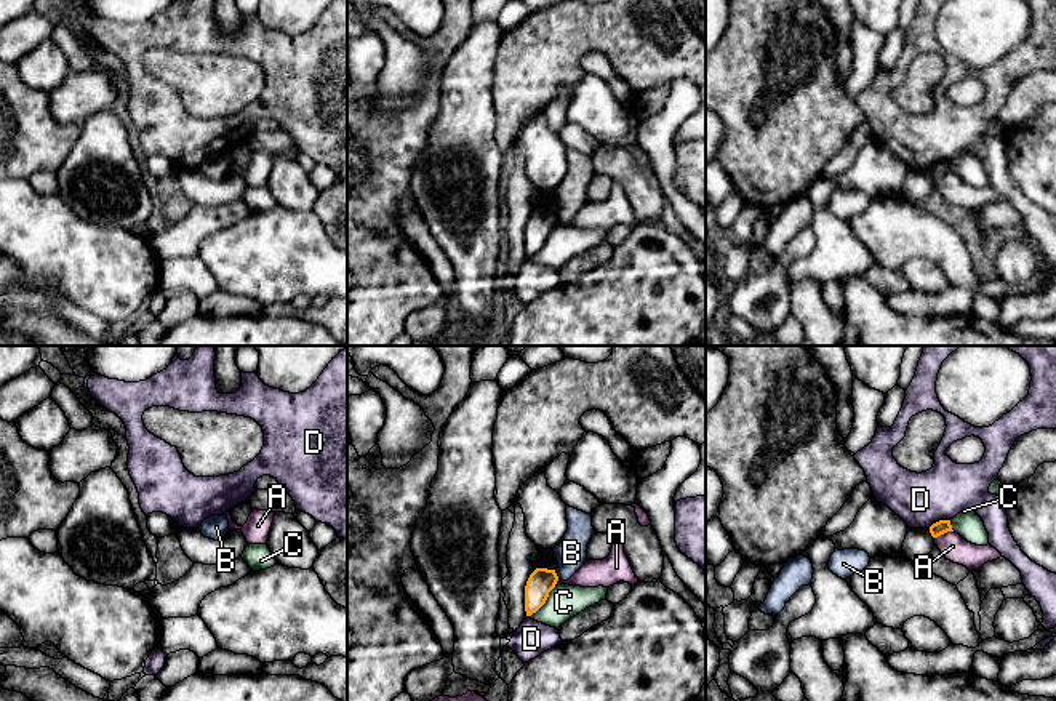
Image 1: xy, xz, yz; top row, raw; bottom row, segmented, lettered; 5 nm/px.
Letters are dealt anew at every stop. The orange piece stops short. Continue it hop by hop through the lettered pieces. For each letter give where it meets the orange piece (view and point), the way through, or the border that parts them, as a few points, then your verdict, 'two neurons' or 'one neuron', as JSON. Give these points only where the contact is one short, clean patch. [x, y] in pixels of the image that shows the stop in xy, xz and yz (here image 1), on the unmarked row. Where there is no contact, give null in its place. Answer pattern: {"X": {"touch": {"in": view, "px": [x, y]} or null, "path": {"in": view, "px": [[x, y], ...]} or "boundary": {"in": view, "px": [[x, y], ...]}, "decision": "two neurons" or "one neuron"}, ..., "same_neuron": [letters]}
{"A": {"touch": {"in": "yz", "px": [943, 175]}, "decision": "two neurons"}, "B": {"touch": {"in": "xz", "px": [556, 216]}, "boundary": {"in": "xz", "px": [[554, 212], [559, 220]]}, "decision": "two neurons"}, "C": {"touch": {"in": "xz", "px": [544, 244]}, "boundary": {"in": "xz", "px": [[556, 228], [548, 240], [528, 258]]}, "decision": "two neurons"}, "D": {"touch": {"in": "yz", "px": [940, 162]}, "decision": "two neurons"}, "same_neuron": []}

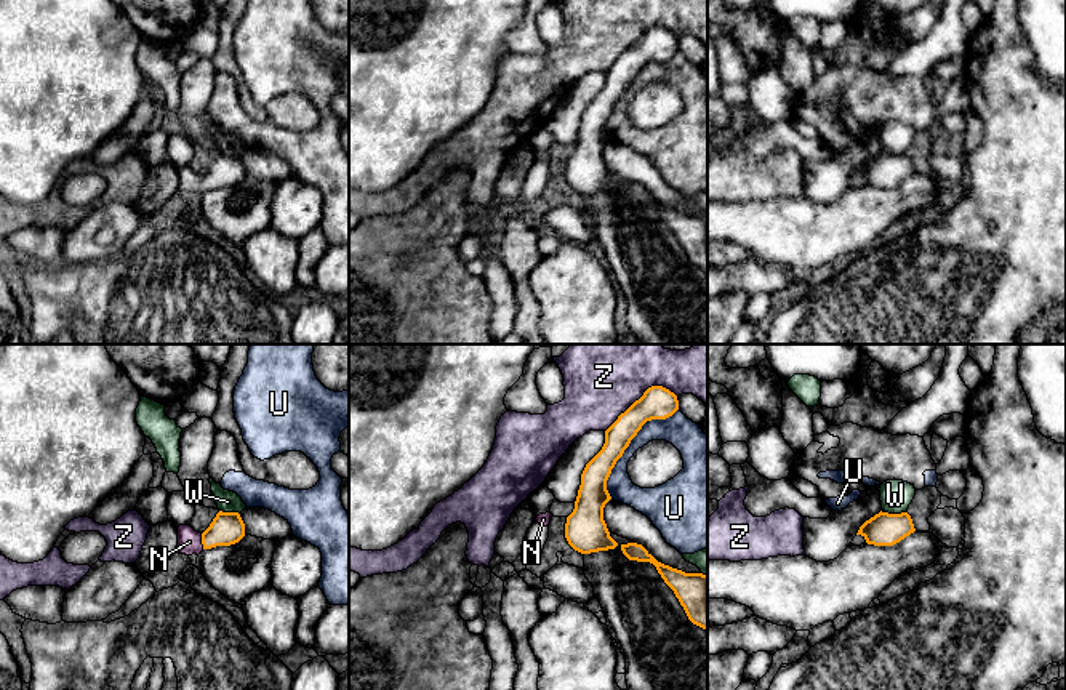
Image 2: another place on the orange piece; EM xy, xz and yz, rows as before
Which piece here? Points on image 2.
{"N": {"touch": {"in": "xy", "px": [202, 183]}, "path": {"in": "xy", "px": [[226, 170], [202, 183], [189, 183]]}, "decision": "one neuron"}, "U": {"touch": {"in": "xz", "px": [628, 87]}, "decision": "two neurons"}, "W": {"touch": {"in": "yz", "px": [897, 156]}, "decision": "two neurons"}, "Z": {"touch": {"in": "xz", "px": [642, 37]}, "decision": "two neurons"}, "same_neuron": ["N"]}

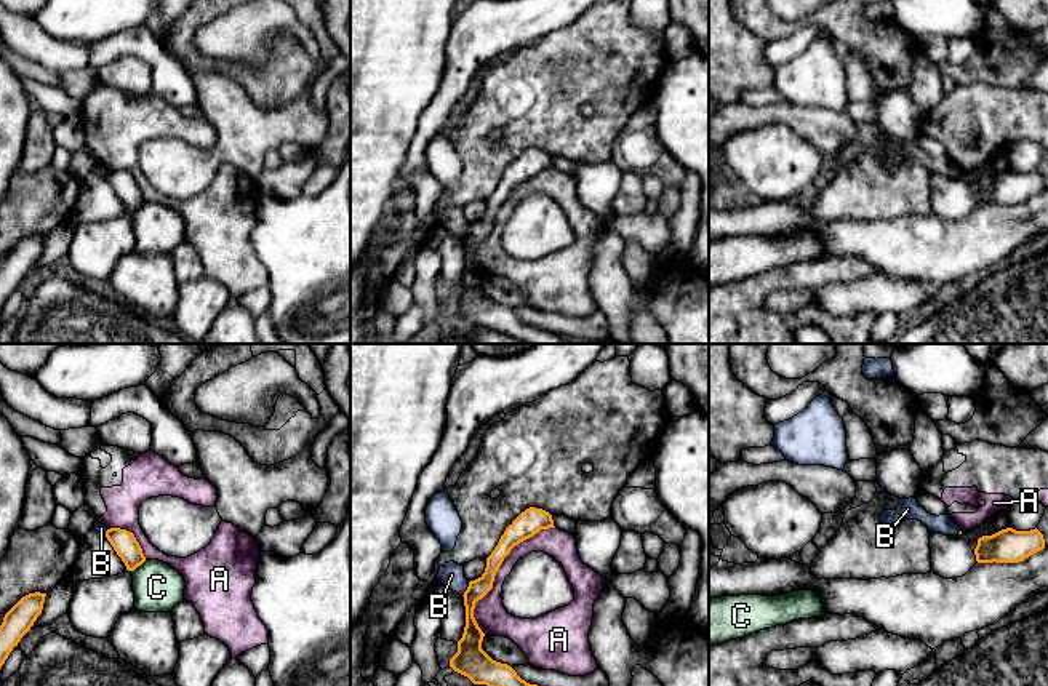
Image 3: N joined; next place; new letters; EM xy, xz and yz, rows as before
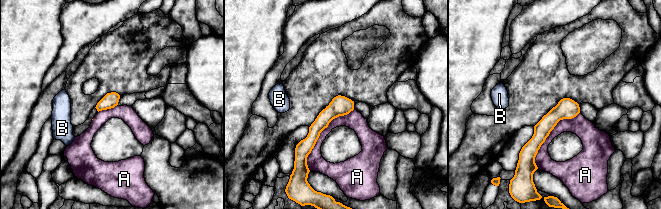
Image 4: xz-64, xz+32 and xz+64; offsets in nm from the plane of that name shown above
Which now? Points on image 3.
{"A": {"touch": {"in": "xz", "px": [496, 213]}, "decision": "two neurons"}, "B": {"touch": {"in": "xz", "px": [468, 231]}, "decision": "two neurons"}, "C": {"touch": {"in": "xy", "px": [138, 207]}, "decision": "two neurons"}, "same_neuron": []}

